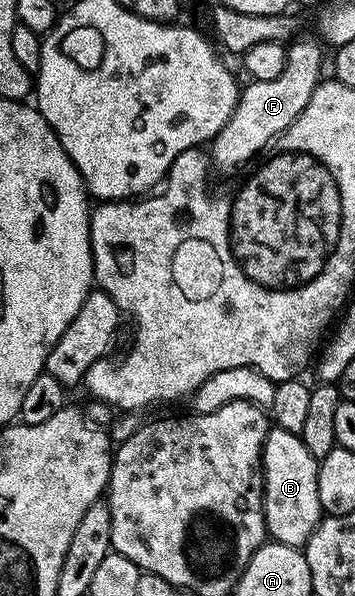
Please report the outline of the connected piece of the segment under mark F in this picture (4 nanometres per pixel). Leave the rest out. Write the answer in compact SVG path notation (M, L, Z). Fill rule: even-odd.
M299 37L287 47L287 60L285 69L273 81L261 81L256 79L248 82L248 87L244 86L239 93L239 100L225 125L216 133L214 139L209 144L209 154L213 160L214 166L223 171L235 171L238 167L243 167L258 151L266 152L274 144L279 135L297 121L297 117L309 105L309 97L313 97L313 89L321 82L319 75L323 71L323 51L325 47L318 38L303 39Z

